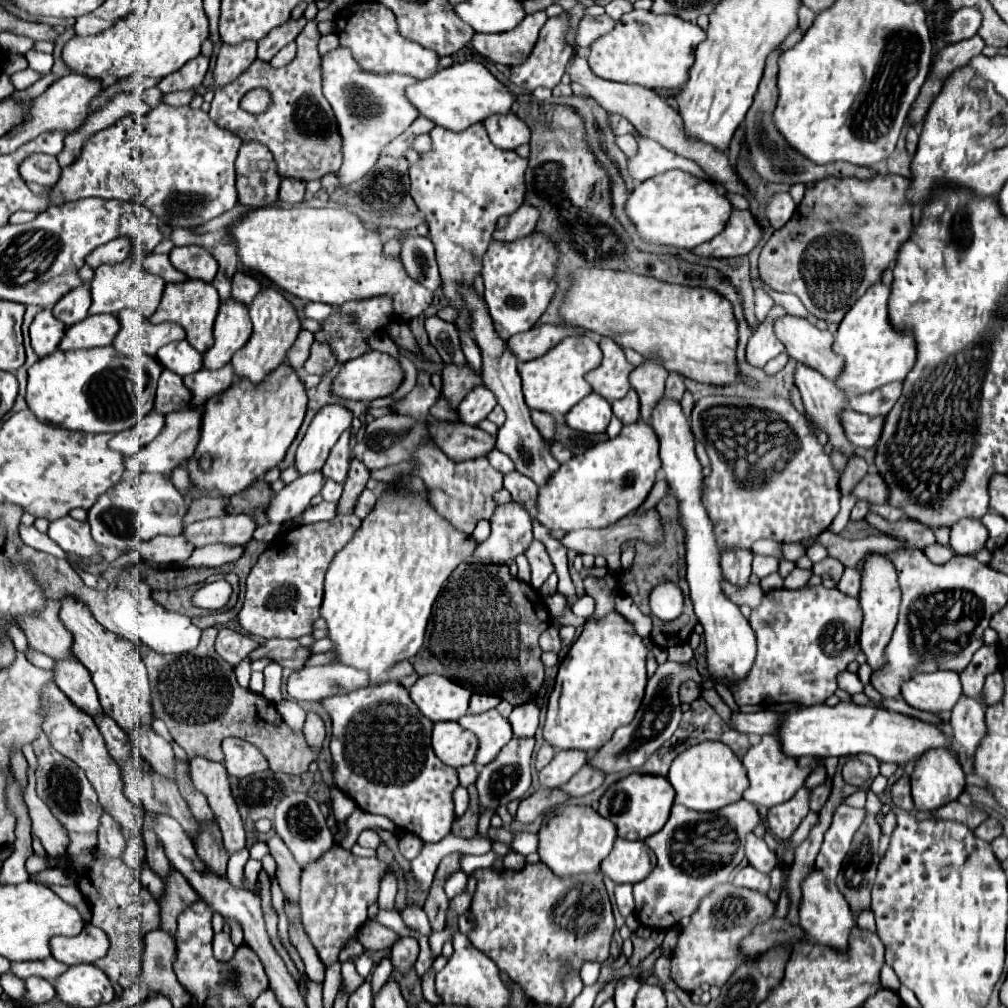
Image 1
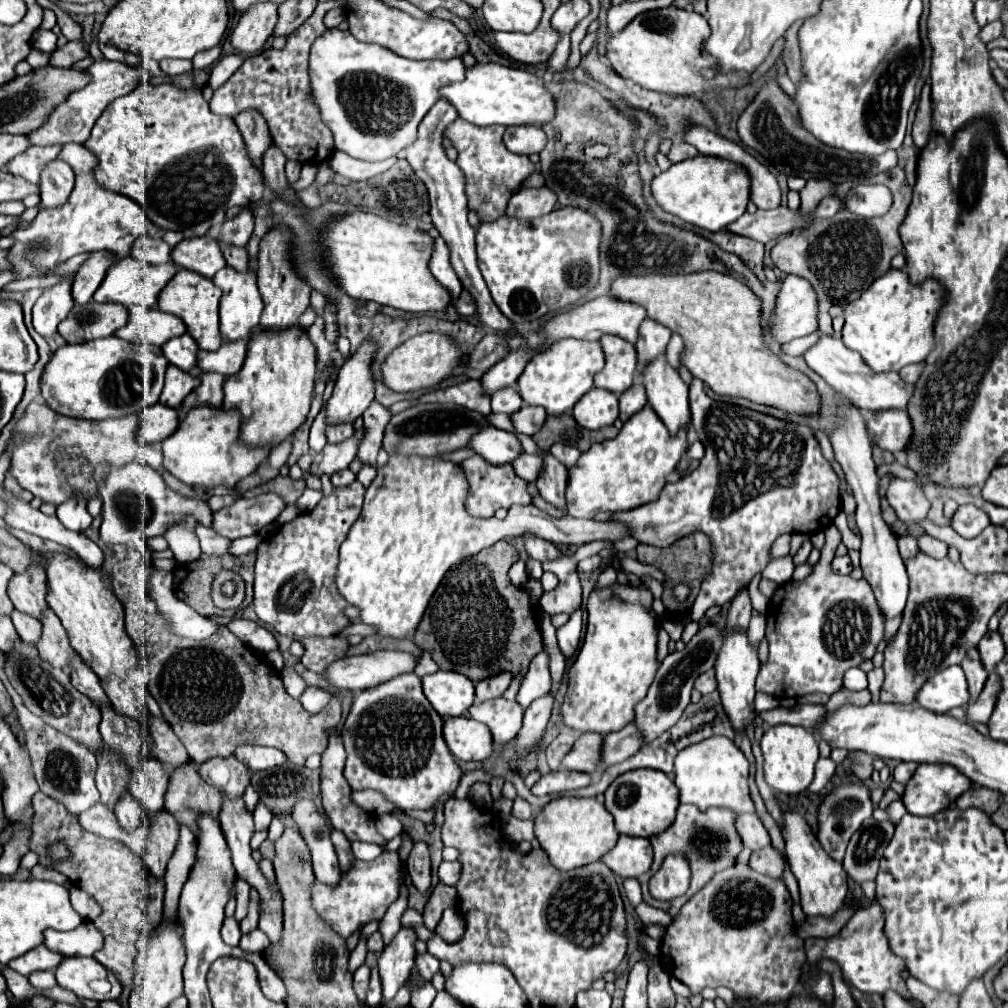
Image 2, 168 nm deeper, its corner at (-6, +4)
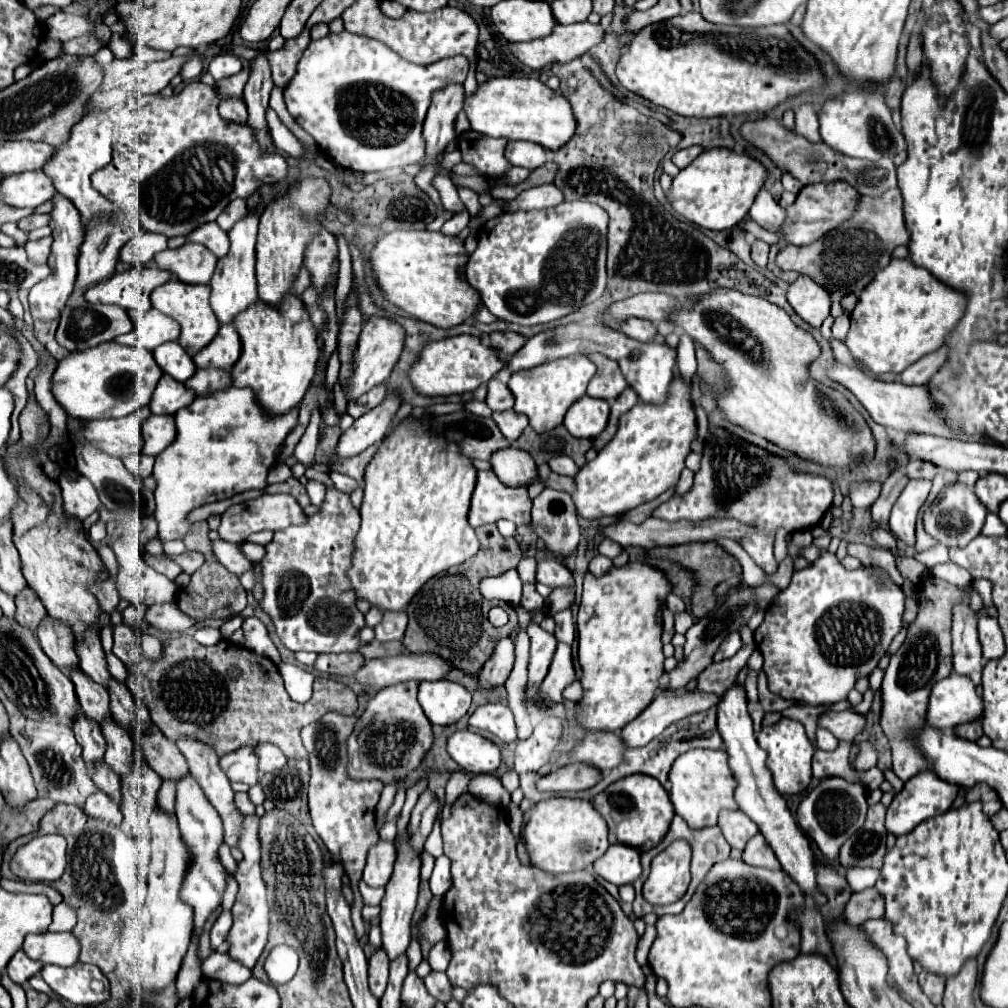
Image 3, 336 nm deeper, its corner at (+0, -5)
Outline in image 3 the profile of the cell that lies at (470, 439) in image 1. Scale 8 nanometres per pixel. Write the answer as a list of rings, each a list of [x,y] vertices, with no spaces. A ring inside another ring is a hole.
[[[513,447],[493,453],[491,465],[499,481],[503,481],[509,487],[529,487],[529,483],[535,483],[539,477],[533,457]]]

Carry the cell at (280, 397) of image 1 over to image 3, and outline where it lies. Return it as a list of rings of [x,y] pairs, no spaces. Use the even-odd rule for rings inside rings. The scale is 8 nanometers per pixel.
[[[289,293],[281,305],[265,305],[261,299],[241,311],[233,321],[241,337],[241,357],[233,365],[233,385],[251,387],[269,415],[283,415],[297,407],[307,393],[319,359],[317,329],[303,301]]]

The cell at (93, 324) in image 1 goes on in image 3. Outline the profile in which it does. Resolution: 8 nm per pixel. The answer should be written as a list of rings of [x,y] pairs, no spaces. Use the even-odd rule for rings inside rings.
[[[85,305],[85,307],[65,307],[61,311],[61,321],[57,327],[57,343],[69,351],[85,351],[105,341],[113,341],[117,335],[129,333],[133,329],[131,319],[125,309],[117,305]]]

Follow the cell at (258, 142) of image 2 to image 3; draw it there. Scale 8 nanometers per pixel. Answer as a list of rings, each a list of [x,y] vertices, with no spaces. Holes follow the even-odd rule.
[[[227,97],[219,103],[219,113],[223,119],[233,123],[245,123],[247,121],[247,109],[245,101],[239,97]]]

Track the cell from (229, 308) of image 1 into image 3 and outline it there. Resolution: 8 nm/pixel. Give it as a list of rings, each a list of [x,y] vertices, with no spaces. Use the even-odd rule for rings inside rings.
[[[249,211],[229,229],[229,253],[217,261],[217,269],[211,277],[211,307],[219,323],[233,323],[233,317],[245,311],[251,303],[257,301],[257,279],[255,279],[255,237],[257,237],[259,215]]]

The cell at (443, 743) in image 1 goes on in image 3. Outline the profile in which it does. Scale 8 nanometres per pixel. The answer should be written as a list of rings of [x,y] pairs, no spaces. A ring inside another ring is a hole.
[[[469,729],[455,731],[447,741],[447,751],[455,763],[469,773],[493,773],[501,765],[499,747]]]

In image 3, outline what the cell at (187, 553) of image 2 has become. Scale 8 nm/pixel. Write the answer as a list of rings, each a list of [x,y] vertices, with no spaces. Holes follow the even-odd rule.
[[[227,387],[223,391],[215,391],[213,395],[207,397],[197,397],[193,405],[181,409],[175,415],[177,423],[177,439],[155,457],[155,467],[153,467],[153,477],[157,481],[155,489],[155,517],[159,523],[159,535],[163,541],[173,541],[173,539],[183,539],[185,533],[189,531],[189,521],[185,521],[187,513],[191,509],[197,509],[201,505],[229,499],[237,493],[249,491],[249,489],[263,489],[267,487],[267,473],[277,461],[277,451],[283,445],[285,437],[289,431],[297,427],[297,417],[299,417],[299,407],[291,409],[285,415],[269,417],[261,403],[257,401],[253,389],[239,389],[239,387]]]

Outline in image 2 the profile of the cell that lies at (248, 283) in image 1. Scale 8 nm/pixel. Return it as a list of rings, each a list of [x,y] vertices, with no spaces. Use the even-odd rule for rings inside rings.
[[[223,246],[223,256],[227,260],[227,264],[231,268],[235,268],[237,272],[245,272],[249,270],[249,256],[245,248],[237,248],[237,246]]]

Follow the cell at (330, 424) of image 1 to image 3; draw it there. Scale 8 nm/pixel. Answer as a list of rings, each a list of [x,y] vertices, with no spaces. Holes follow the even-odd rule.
[[[369,317],[367,323],[363,325],[363,331],[359,335],[359,343],[355,349],[355,373],[349,381],[349,395],[347,399],[357,399],[363,393],[367,393],[373,385],[385,383],[387,377],[391,375],[395,363],[399,361],[401,353],[405,347],[405,329],[391,319],[383,317]]]

